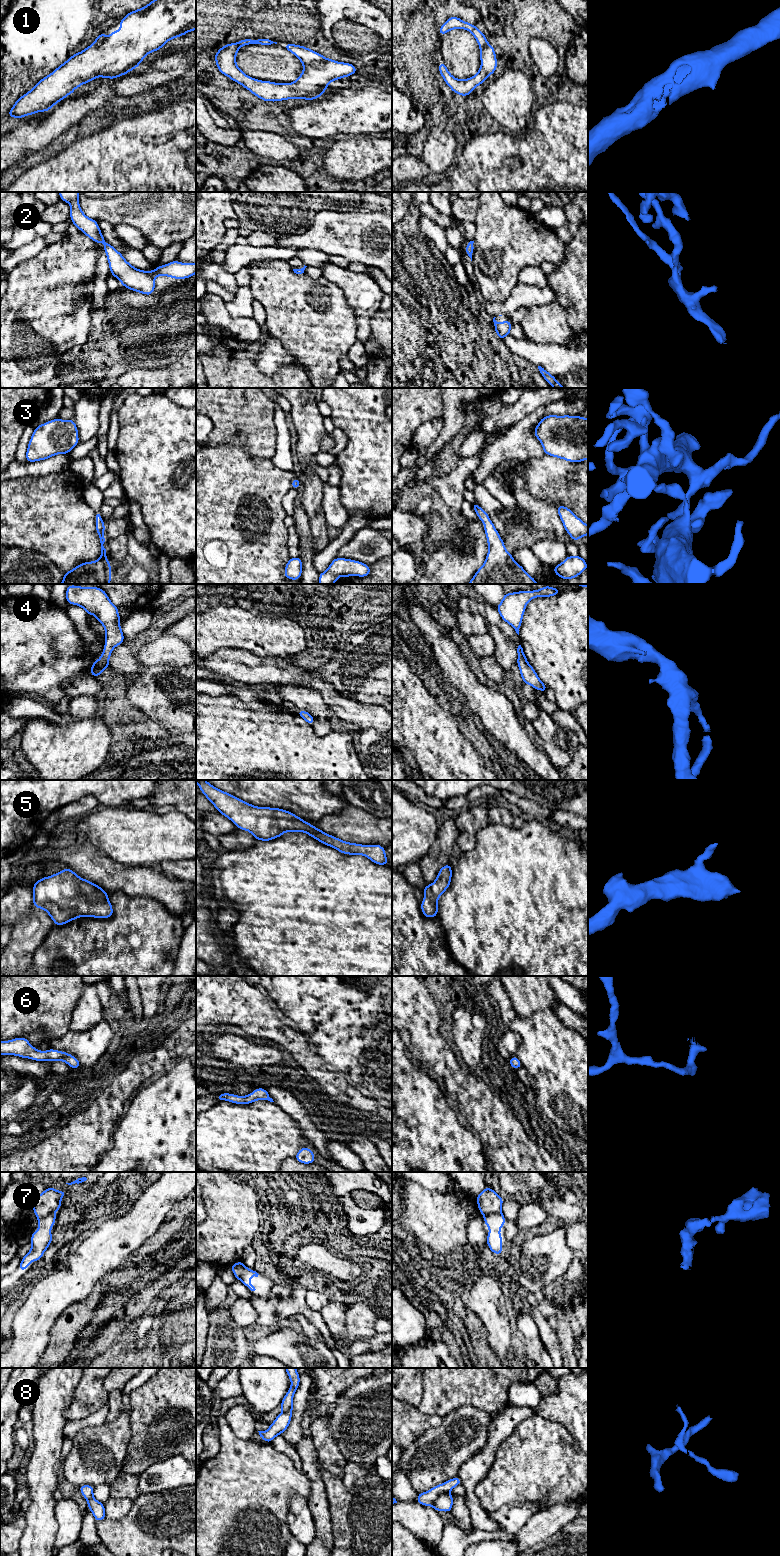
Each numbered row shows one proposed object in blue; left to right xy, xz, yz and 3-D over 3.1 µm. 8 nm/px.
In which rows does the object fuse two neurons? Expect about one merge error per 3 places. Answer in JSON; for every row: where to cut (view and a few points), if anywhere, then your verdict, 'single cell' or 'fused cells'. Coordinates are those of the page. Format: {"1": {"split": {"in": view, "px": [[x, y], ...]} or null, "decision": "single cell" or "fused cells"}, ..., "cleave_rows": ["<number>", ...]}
{"1": {"split": null, "decision": "single cell"}, "2": {"split": null, "decision": "single cell"}, "3": {"split": null, "decision": "single cell"}, "4": {"split": null, "decision": "single cell"}, "5": {"split": null, "decision": "single cell"}, "6": {"split": null, "decision": "single cell"}, "7": {"split": {"in": "yz", "px": [[500, 1210], [484, 1216]]}, "decision": "fused cells"}, "8": {"split": {"in": "yz", "px": [[445, 1492], [440, 1494], [430, 1505]]}, "decision": "fused cells"}, "cleave_rows": ["7", "8"]}

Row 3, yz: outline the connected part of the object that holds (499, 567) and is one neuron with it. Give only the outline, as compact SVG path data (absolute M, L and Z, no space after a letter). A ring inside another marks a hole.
M477 502L473 510L483 522L488 543L488 554L485 562L477 570L468 584L538 584L524 568L519 565L506 550L505 544L497 529Z

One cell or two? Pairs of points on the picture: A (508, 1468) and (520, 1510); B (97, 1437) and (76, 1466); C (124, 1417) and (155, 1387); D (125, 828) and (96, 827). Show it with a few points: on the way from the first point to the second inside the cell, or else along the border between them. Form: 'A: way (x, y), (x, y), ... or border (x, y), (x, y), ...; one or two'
A: border (540, 1504), (509, 1501), (496, 1510); two
B: way (97, 1444), (83, 1459); one
C: border (129, 1414), (131, 1437); two
D: way (118, 828), (103, 828); one

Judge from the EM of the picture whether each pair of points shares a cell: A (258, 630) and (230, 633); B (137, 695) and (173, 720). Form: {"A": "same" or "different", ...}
{"A": "same", "B": "same"}

